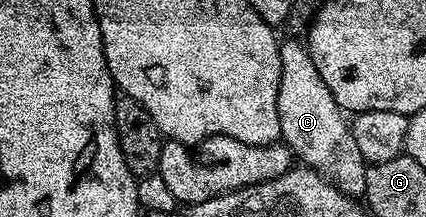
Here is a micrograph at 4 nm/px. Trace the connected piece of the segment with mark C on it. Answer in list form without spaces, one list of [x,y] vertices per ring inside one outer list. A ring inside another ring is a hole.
[[[287,39],[279,43],[281,74],[277,112],[280,116],[281,141],[303,165],[325,175],[350,197],[363,197],[368,164],[363,160],[351,134],[347,117],[342,107],[336,104],[324,80],[321,80],[309,49],[303,43],[300,45],[299,39]]]

